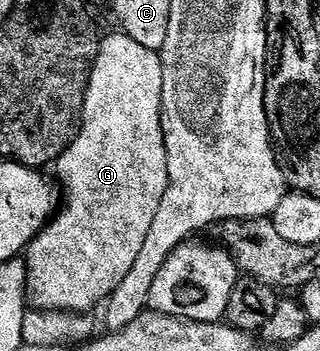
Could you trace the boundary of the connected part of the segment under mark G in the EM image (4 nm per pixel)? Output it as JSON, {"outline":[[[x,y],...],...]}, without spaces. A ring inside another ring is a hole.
{"outline":[[[115,32],[116,34],[109,33],[105,37],[102,44],[102,50],[96,57],[96,63],[92,69],[92,75],[90,76],[90,84],[88,85],[88,91],[86,92],[84,100],[84,121],[80,123],[80,134],[70,144],[70,148],[66,148],[64,155],[60,157],[60,161],[55,163],[54,170],[60,173],[60,182],[64,185],[64,207],[59,207],[58,213],[49,221],[48,225],[40,231],[40,235],[29,244],[26,251],[26,267],[28,270],[28,285],[26,287],[26,298],[29,303],[37,311],[73,311],[73,312],[92,312],[96,305],[103,303],[107,300],[116,288],[118,284],[122,283],[122,280],[126,278],[130,273],[130,268],[133,267],[134,262],[138,257],[138,252],[141,251],[143,244],[145,243],[146,234],[150,232],[150,224],[154,222],[154,212],[158,210],[158,204],[162,202],[162,196],[166,188],[168,187],[168,165],[166,164],[166,144],[164,143],[164,133],[160,127],[160,105],[162,104],[162,60],[159,53],[150,48],[145,48],[143,44],[138,44],[138,40],[130,40],[130,36],[123,32]]]}

